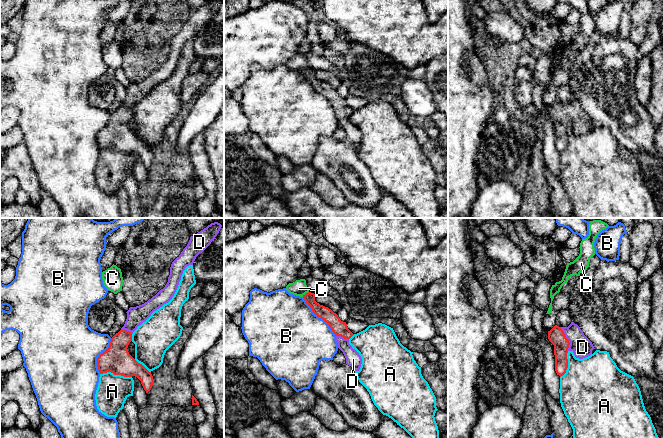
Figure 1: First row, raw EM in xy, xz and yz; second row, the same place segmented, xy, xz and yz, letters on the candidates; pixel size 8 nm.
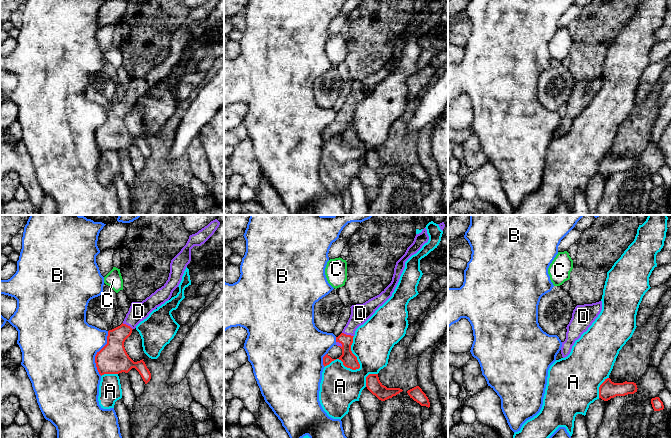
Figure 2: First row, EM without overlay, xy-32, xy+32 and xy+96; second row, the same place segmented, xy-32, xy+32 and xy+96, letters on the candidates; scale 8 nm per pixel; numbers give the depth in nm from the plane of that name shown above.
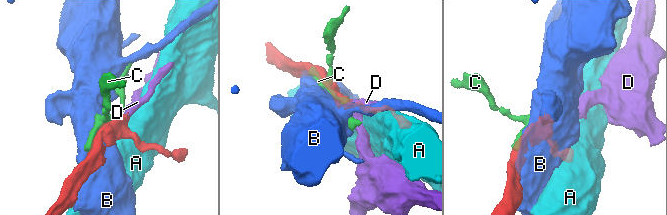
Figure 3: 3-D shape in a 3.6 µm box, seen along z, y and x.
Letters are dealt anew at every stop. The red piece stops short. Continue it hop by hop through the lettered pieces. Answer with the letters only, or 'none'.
D

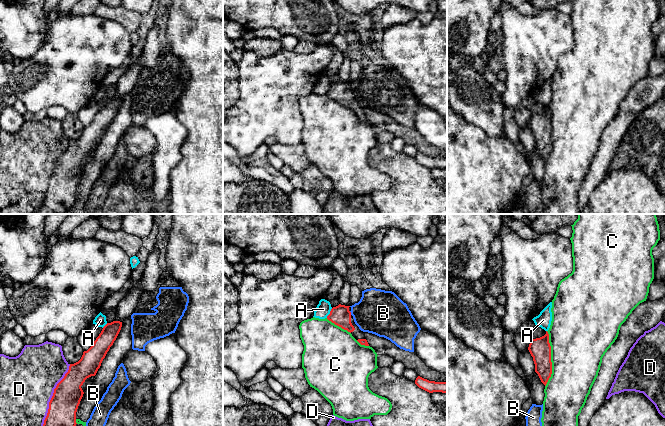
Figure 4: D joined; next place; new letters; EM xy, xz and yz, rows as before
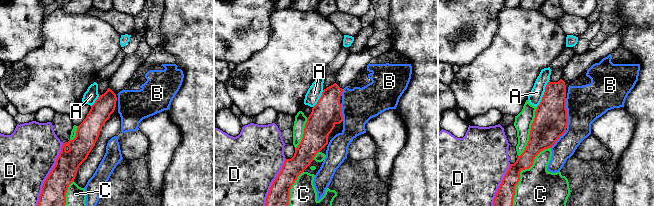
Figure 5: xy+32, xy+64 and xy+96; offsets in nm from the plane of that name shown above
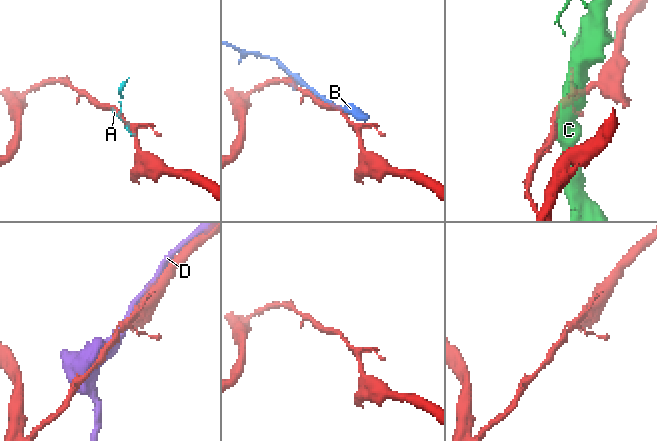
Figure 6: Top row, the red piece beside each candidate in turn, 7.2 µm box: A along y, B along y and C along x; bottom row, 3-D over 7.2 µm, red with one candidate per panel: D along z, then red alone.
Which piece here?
none

